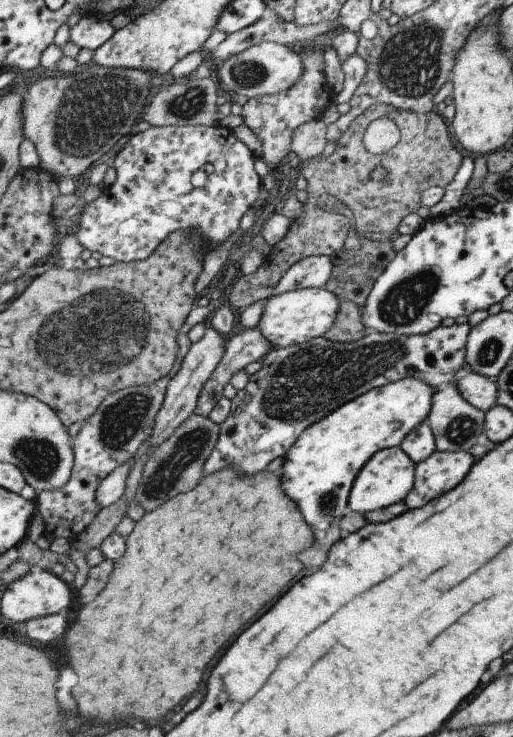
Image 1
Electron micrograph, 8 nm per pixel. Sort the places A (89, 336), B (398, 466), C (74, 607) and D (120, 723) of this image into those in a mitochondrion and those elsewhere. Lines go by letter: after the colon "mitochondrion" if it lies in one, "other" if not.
A: mitochondrion
B: other
C: other
D: other

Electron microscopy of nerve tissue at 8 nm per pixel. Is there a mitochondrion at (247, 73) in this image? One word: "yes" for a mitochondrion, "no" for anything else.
yes

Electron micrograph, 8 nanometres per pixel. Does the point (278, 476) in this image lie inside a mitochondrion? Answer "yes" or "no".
no

